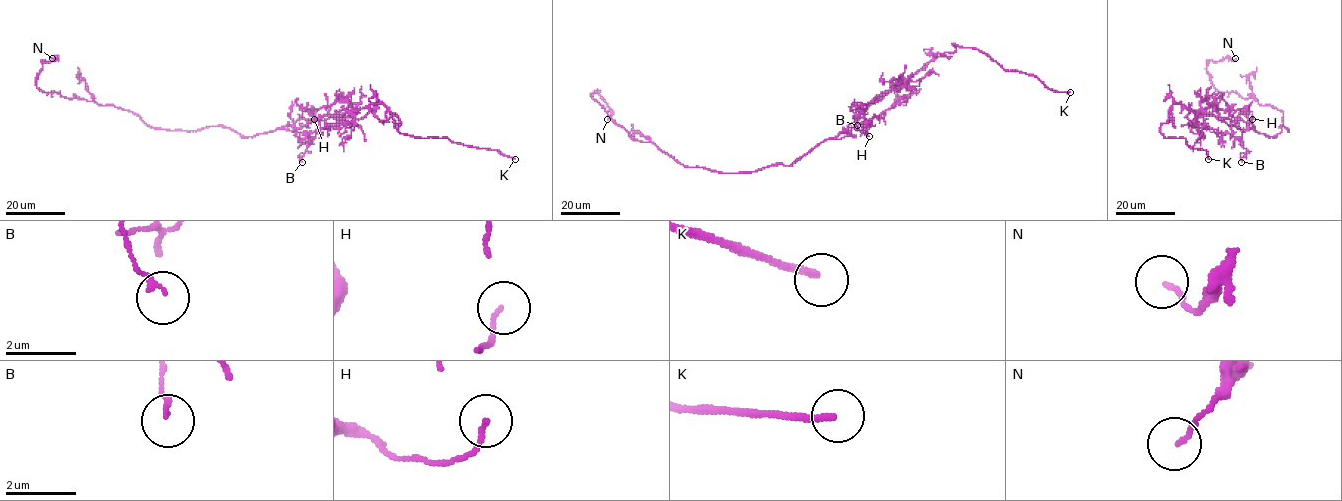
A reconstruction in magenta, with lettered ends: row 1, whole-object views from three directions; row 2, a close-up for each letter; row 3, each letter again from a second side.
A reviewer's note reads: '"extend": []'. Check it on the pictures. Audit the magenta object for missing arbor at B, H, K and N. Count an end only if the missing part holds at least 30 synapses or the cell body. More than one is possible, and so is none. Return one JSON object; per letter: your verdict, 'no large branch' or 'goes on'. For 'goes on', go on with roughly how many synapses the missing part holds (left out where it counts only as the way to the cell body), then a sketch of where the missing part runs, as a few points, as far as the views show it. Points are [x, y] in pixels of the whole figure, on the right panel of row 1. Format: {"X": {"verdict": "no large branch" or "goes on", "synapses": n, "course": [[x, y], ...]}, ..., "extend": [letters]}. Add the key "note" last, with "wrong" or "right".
{"B": {"verdict": "no large branch"}, "H": {"verdict": "no large branch"}, "K": {"verdict": "goes on"}, "N": {"verdict": "no large branch"}, "extend": ["K"], "note": "wrong"}

